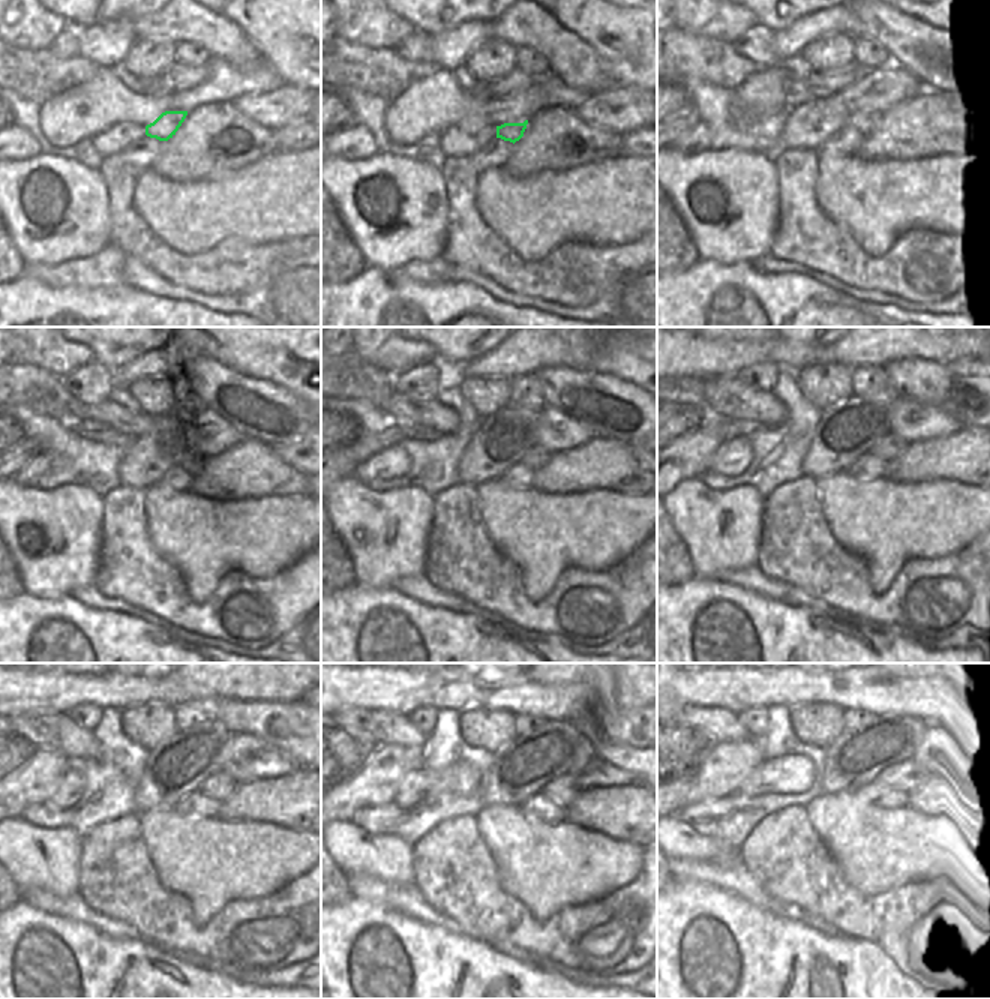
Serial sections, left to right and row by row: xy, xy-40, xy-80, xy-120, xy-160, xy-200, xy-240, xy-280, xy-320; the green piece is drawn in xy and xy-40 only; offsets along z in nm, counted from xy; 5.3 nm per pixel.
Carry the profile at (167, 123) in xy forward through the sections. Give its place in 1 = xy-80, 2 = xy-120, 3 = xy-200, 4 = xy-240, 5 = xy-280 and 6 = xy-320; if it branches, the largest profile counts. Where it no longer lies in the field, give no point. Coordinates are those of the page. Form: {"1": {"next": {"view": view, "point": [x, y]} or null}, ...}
{"1": {"next": {"view": "xy-80", "point": [863, 123]}}, "2": {"next": {"view": "xy-120", "point": [192, 461]}}, "3": {"next": {"view": "xy-200", "point": [890, 447]}}, "4": {"next": {"view": "xy-240", "point": [219, 786]}}, "5": {"next": {"view": "xy-280", "point": [563, 789]}}, "6": {"next": {"view": "xy-320", "point": [909, 779]}}}

